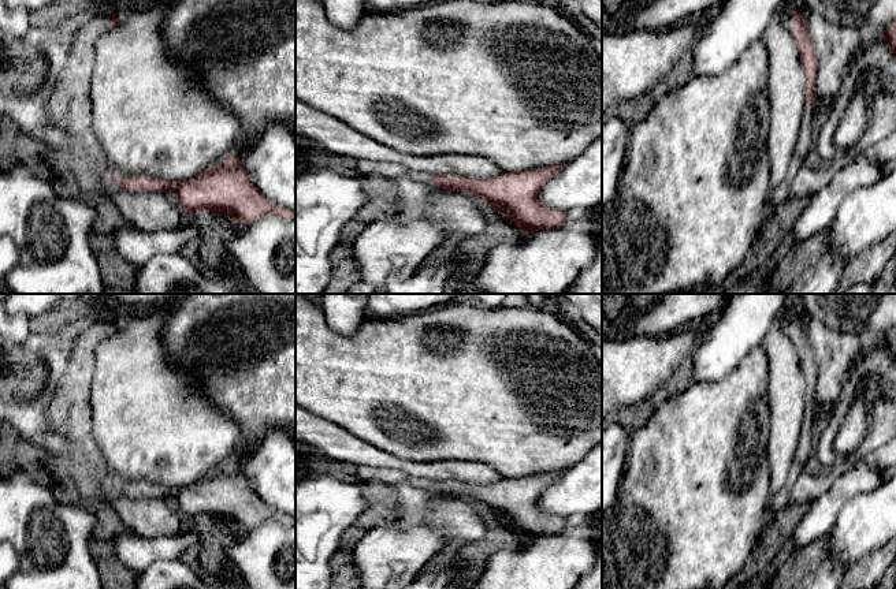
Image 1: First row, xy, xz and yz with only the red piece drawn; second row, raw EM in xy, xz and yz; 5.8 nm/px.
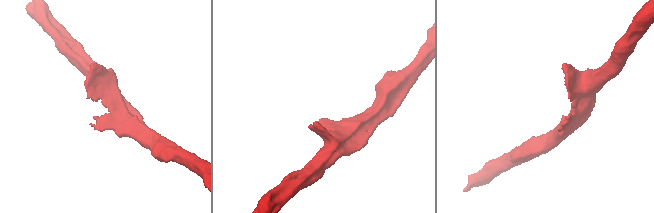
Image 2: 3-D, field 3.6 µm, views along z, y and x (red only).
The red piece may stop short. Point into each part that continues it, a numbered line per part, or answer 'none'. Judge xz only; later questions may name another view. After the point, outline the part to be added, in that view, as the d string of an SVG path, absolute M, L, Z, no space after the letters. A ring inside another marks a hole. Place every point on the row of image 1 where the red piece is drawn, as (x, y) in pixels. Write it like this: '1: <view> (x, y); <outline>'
1: xz (393, 171); M360 160L357 161L357 169L360 175L379 175L393 180L406 176L416 182L431 184L434 179L432 174L419 174L417 171L412 171L398 163Z

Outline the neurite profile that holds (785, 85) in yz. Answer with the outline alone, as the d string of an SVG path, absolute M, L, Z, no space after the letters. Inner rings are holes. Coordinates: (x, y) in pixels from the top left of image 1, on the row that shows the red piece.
M784 10L773 14L761 41L769 59L767 97L770 163L769 189L785 178L806 108L806 72L792 33L782 25Z

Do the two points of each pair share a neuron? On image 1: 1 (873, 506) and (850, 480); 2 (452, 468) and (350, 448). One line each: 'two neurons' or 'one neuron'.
1: two neurons
2: one neuron

